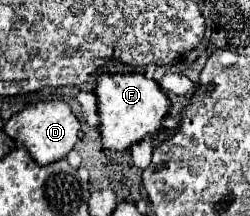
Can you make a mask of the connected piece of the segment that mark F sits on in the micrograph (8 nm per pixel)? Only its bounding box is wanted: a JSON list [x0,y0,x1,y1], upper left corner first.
[95,73,171,151]

